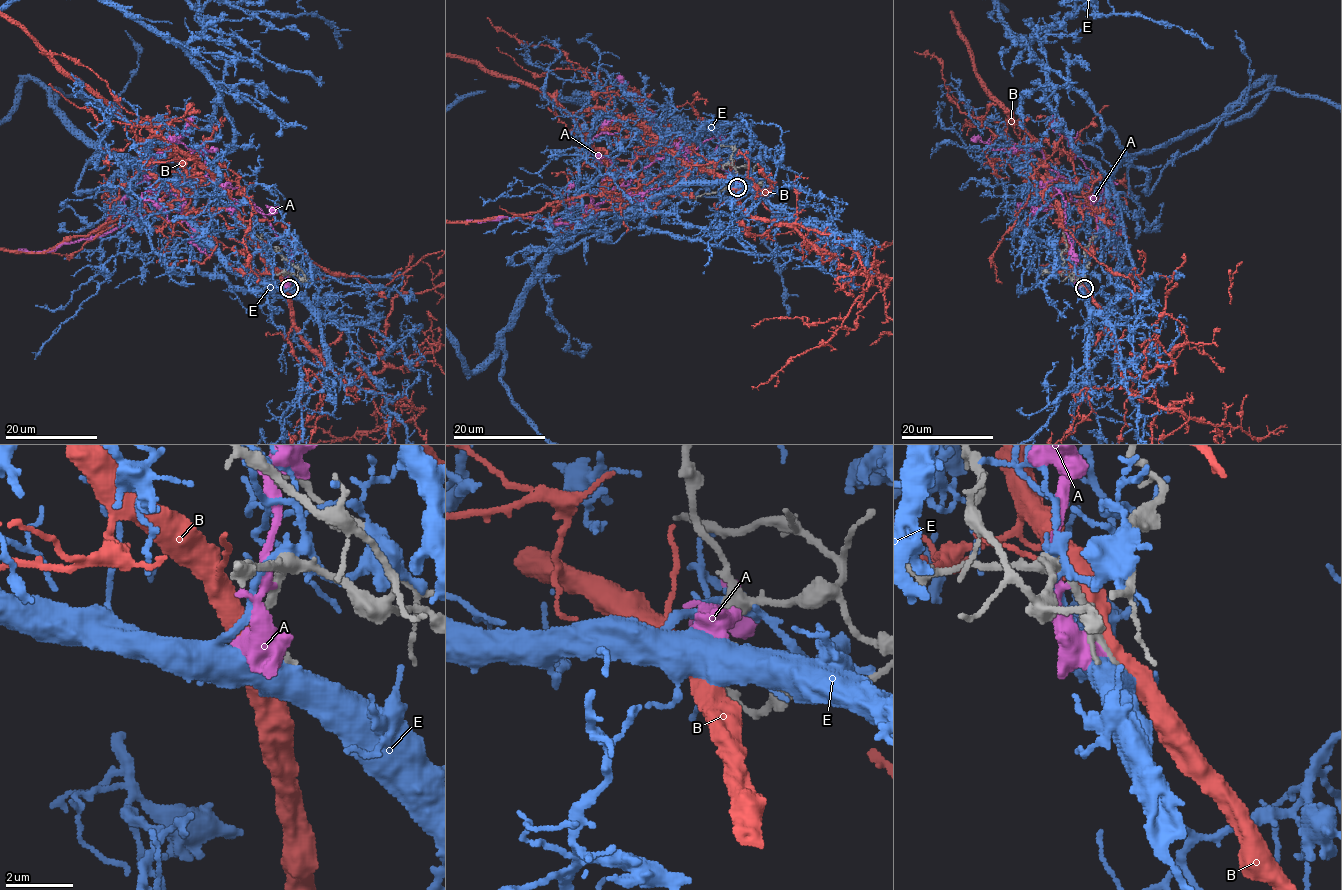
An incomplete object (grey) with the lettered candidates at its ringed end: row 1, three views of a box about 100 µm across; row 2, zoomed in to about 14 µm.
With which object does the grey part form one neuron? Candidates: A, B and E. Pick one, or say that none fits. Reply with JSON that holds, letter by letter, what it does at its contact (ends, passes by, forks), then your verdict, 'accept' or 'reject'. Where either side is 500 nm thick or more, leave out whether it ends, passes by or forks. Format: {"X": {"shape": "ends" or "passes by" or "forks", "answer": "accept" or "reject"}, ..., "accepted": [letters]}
{"A": {"answer": "reject"}, "B": {"answer": "reject"}, "E": {"answer": "reject"}, "accepted": []}

